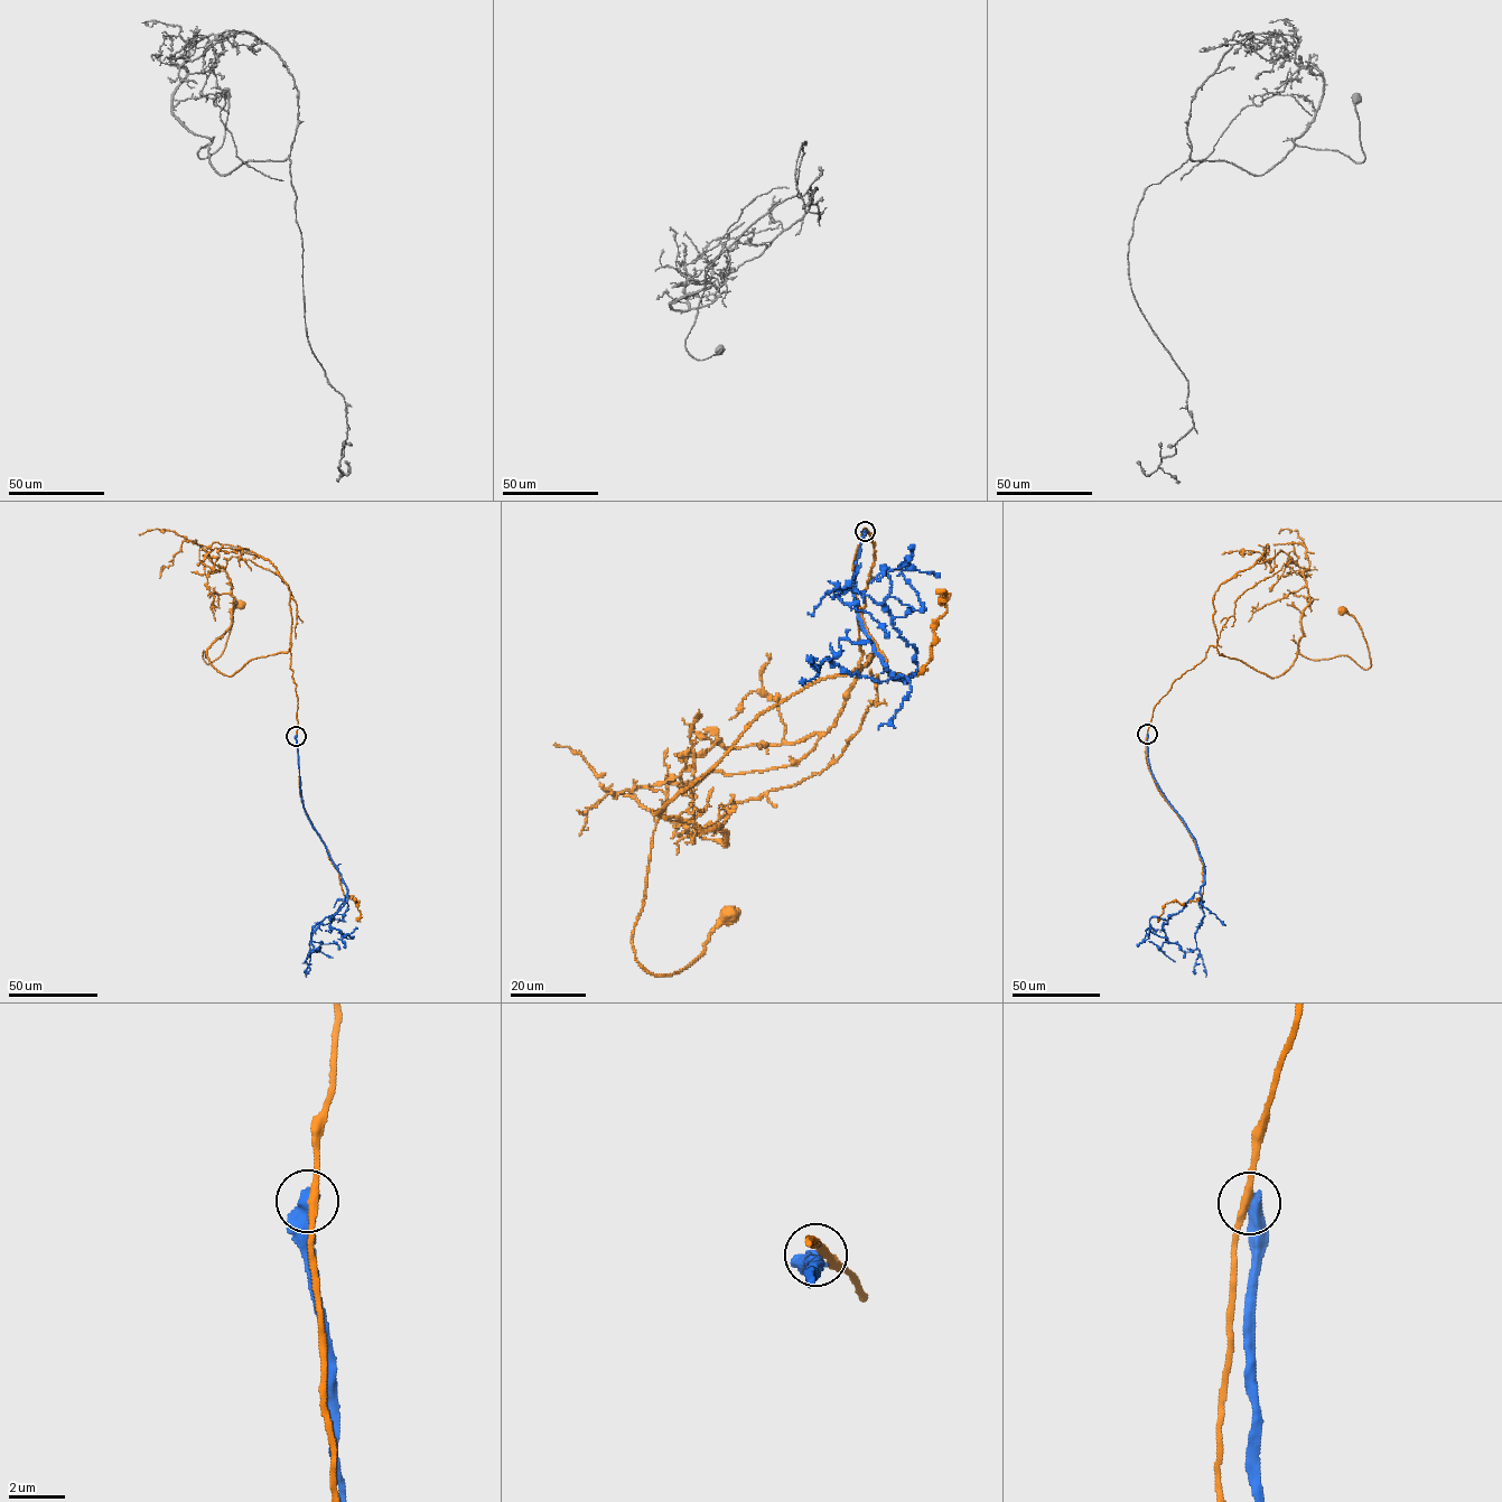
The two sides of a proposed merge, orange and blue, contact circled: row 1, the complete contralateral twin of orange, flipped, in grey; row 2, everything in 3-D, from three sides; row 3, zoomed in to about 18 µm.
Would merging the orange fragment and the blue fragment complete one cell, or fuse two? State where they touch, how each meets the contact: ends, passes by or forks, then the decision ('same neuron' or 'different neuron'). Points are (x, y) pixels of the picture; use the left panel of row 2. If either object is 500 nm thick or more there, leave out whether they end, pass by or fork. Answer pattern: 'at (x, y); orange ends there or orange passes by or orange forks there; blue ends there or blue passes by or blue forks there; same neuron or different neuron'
at (296, 736); different neuron

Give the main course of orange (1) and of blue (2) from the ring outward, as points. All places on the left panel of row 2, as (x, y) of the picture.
1: (296, 736), (291, 643), (232, 675), (218, 672), (206, 651), (203, 659), (210, 664), (222, 653), (240, 604)
2: (296, 736), (304, 808), (348, 891), (347, 901), (333, 921), (329, 920), (332, 927), (352, 938), (342, 936)

